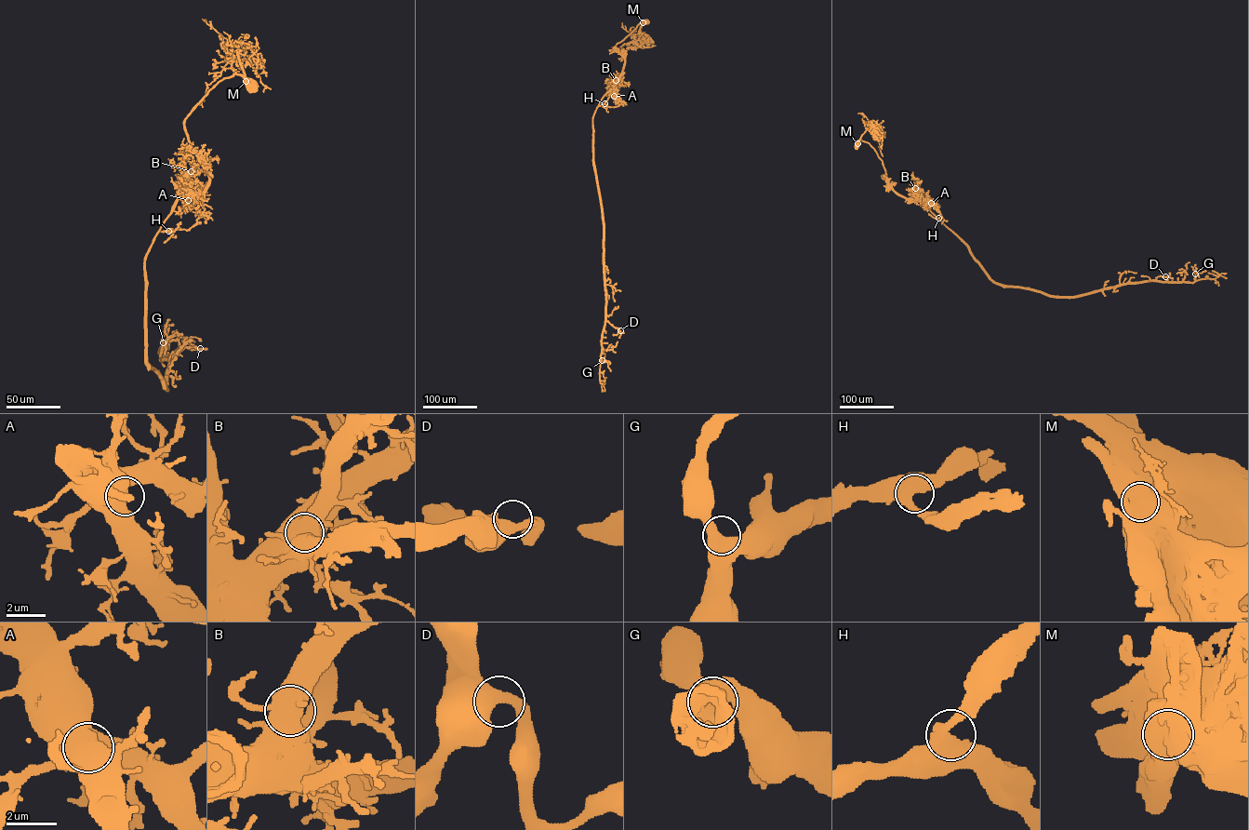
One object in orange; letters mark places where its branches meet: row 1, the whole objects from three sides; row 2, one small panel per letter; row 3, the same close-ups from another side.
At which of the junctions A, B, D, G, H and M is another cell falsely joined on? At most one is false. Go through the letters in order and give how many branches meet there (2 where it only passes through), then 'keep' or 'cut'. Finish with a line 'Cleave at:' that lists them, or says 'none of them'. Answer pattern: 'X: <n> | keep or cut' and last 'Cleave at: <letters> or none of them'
A: 2 | keep
B: 2 | keep
D: 2 | keep
G: 2 | keep
H: 2 | keep
M: 2 | cut
Cleave at: M

